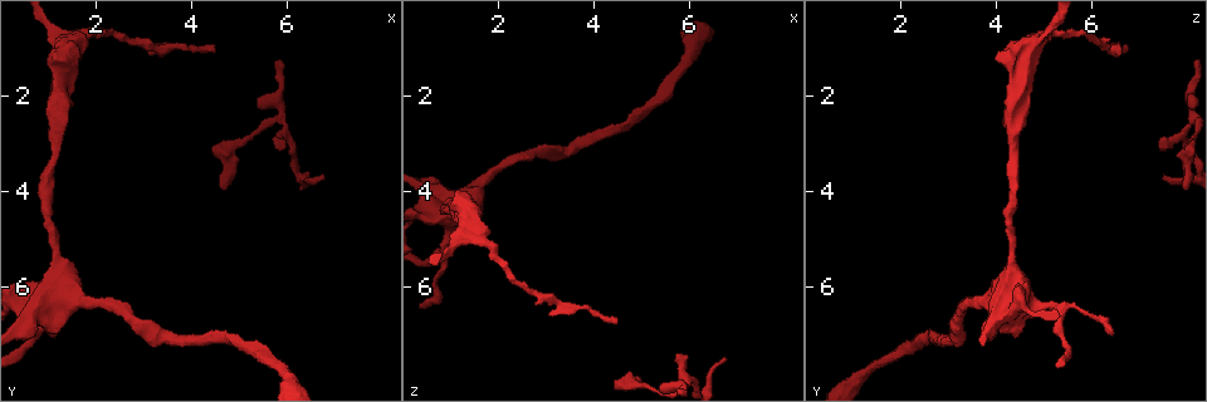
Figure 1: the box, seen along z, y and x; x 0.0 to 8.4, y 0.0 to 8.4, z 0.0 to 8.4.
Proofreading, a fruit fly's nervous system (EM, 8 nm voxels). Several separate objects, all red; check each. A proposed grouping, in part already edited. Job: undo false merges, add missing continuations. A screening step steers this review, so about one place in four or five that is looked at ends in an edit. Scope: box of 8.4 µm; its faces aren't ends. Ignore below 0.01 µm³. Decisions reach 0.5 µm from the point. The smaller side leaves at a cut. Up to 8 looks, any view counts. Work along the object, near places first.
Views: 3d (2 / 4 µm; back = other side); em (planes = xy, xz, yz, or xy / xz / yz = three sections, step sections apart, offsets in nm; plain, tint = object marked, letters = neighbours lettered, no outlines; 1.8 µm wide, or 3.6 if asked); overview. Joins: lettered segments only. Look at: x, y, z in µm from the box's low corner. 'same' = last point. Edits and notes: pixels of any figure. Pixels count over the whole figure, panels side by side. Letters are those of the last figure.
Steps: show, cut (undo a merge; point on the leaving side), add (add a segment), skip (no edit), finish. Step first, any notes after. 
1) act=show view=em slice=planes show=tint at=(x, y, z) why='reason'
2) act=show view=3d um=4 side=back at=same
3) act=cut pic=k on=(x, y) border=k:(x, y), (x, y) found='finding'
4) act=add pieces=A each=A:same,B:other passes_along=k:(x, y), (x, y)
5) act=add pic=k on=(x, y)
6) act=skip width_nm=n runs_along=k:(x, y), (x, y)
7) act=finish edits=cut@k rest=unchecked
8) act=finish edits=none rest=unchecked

act=show view=em slice=yz step=16 show=tint at=(4.60, 3.95, 8.00) why='branch stops here'

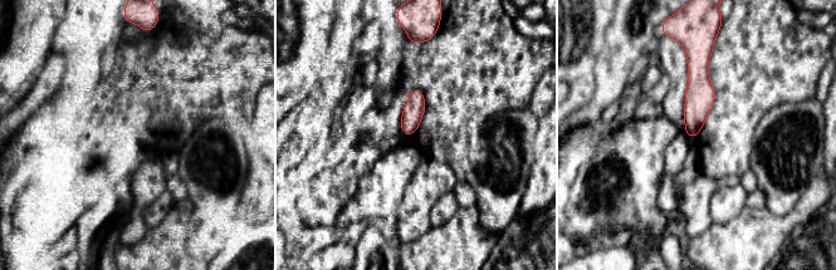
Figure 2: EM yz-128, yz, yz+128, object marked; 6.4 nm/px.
act=show view=em slice=xy step=4 show=letters at=same

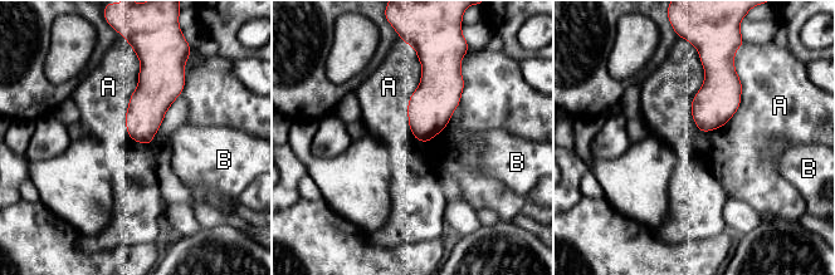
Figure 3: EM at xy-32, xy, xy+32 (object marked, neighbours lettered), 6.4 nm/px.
act=skip longest_contact=A:500nm each=A:other,B:other border=3:(733, 63), (741, 103), (702, 132) found='no lettered segment goes on from it'

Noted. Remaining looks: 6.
act=show view=em slice=xz step=16 show=letters at=(6.75, 3.70, 7.50) why='tapers out'

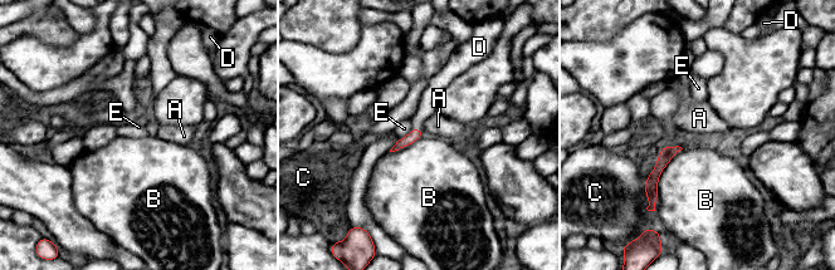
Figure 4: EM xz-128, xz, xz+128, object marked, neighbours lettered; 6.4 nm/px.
act=show view=em slice=planes show=letters at=same why='another direction'

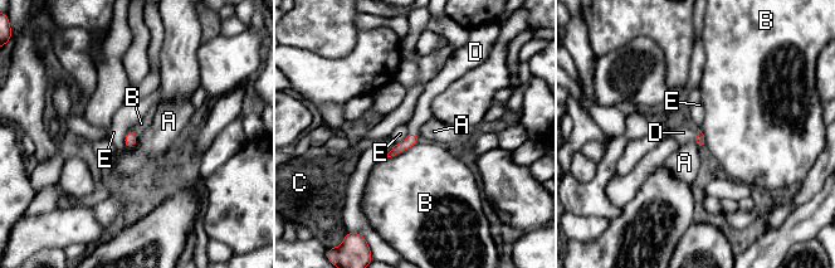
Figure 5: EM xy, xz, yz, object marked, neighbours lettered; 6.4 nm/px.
act=add pieces=D each=A:other,B:other,C:other,D:same,E:other passes_along=5:(699, 140), (697, 135), (683, 132) found='the neuron continues'

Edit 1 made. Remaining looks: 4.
act=show view=3d um=2 side=back at=(1.45, 1.30, 4.60) why='a fork'

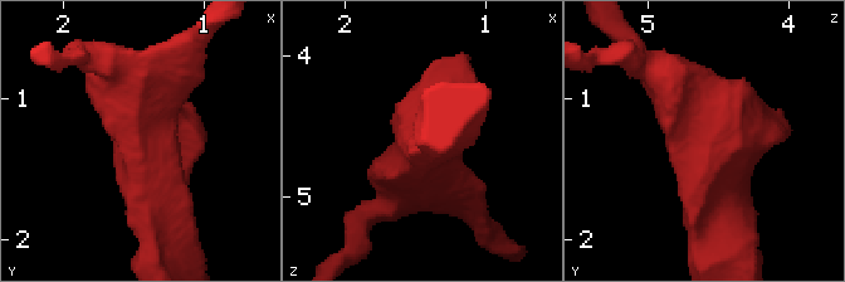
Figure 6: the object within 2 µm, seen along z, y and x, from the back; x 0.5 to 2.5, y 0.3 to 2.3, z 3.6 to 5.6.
act=show view=em slice=planes show=letters at=(1.42, 1.26, 4.58)

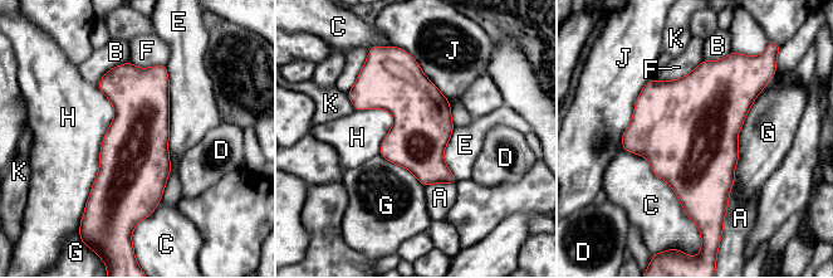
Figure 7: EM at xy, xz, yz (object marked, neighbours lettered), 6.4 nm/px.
act=skip width_nm=380 each=A:other,B:other,C:other,D:other,E:other,F:other,G:other,H:other,J:other,K:other found='all the same neuron'

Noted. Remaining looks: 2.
act=finish edits=add@5 rest=unchecked

